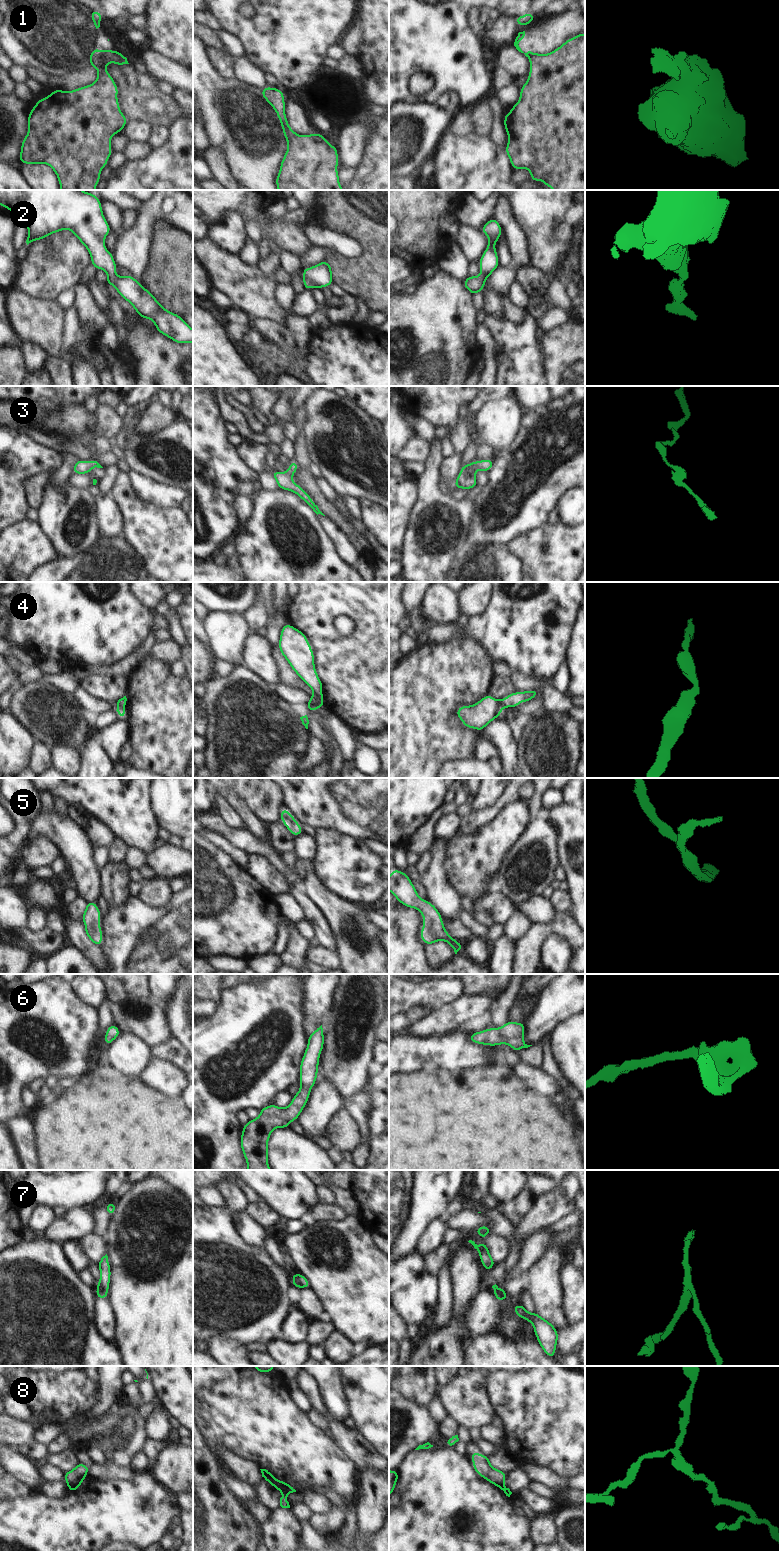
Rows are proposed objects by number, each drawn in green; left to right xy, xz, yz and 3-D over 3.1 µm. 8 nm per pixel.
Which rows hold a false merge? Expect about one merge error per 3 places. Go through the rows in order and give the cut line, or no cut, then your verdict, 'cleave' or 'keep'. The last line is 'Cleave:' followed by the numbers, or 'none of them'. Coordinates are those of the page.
1: cut in xy along (109, 51), (94, 66); cleave
2: no cut; keep
3: no cut; keep
4: no cut; keep
5: no cut; keep
6: no cut; keep
7: cut in xy along (96, 1287), (103, 1290), (107, 1295); cleave
8: cut in xy along (81, 1480), (68, 1484); cleave
Cleave: 1, 7, 8

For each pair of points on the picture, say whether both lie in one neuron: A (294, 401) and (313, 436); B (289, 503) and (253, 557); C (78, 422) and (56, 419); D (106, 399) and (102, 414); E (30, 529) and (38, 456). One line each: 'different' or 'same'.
A: different
B: same
C: same
D: different
E: different

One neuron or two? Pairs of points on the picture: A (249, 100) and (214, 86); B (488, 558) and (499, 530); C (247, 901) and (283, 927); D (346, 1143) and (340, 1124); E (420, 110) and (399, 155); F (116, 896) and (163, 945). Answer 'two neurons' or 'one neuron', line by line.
A: one neuron
B: two neurons
C: two neurons
D: one neuron
E: one neuron
F: two neurons

